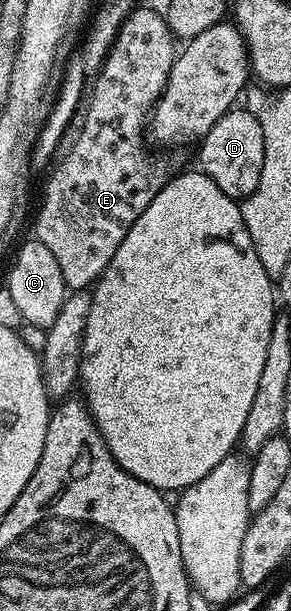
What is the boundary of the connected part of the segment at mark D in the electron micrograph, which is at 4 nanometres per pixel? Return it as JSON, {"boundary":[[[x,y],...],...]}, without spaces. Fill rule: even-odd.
{"boundary":[[[234,107],[224,113],[211,131],[205,133],[200,142],[200,170],[229,198],[242,201],[258,189],[259,176],[263,169],[263,127],[260,116],[253,110]]]}

